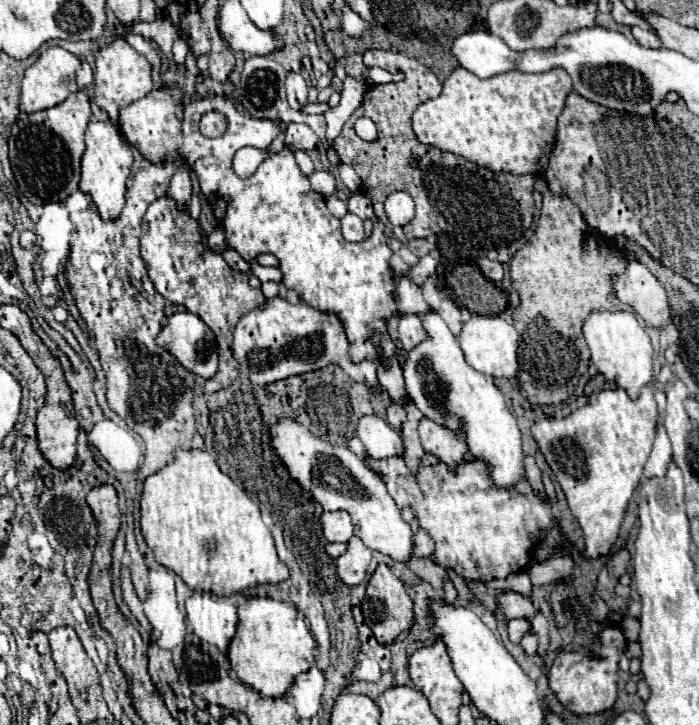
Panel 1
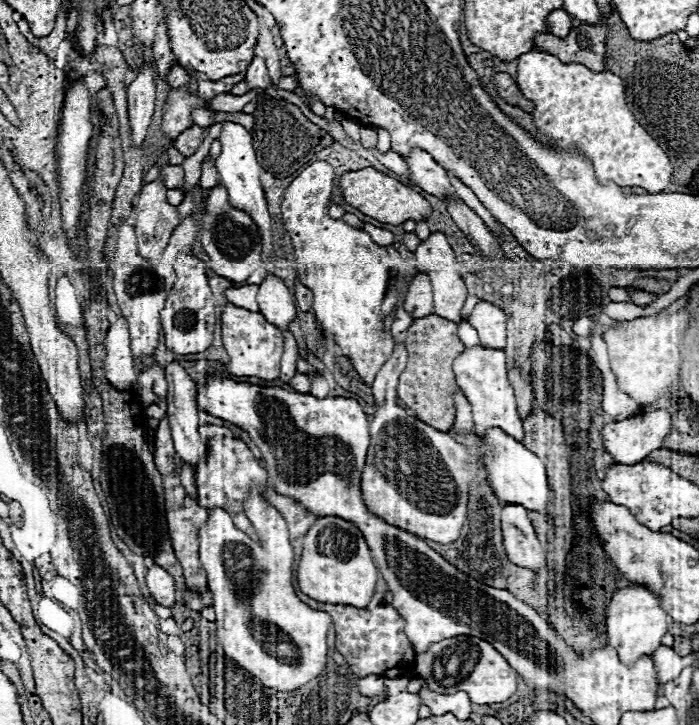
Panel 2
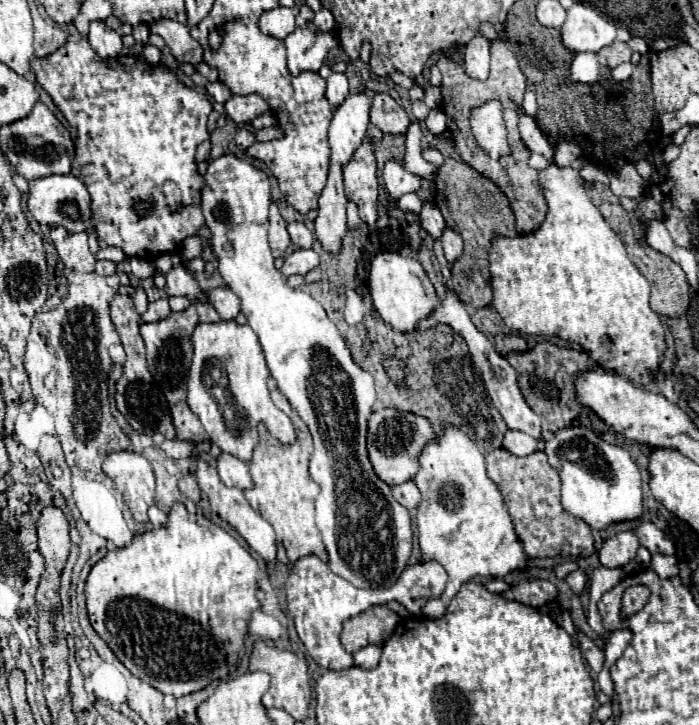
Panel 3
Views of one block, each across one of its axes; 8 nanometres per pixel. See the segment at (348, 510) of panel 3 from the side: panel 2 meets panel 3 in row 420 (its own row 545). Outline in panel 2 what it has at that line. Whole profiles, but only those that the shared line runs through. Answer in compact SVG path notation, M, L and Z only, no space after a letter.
M324 516L318 518L318 522L308 530L304 538L304 550L296 578L300 590L316 602L366 608L374 596L378 570L362 532L352 522Z

